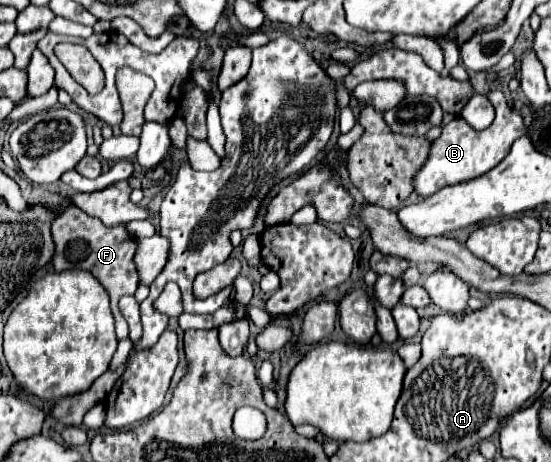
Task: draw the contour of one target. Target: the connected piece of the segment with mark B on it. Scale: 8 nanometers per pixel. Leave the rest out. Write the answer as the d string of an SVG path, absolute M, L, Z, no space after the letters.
M490 90L487 97L497 112L493 124L485 130L473 130L465 120L451 120L447 126L443 126L443 134L431 144L429 160L425 162L423 170L417 172L417 178L415 178L417 194L431 196L445 186L473 180L473 178L489 172L491 168L497 166L497 158L505 158L509 154L511 144L517 138L521 138L523 134L527 134L523 118L507 104L503 92Z

